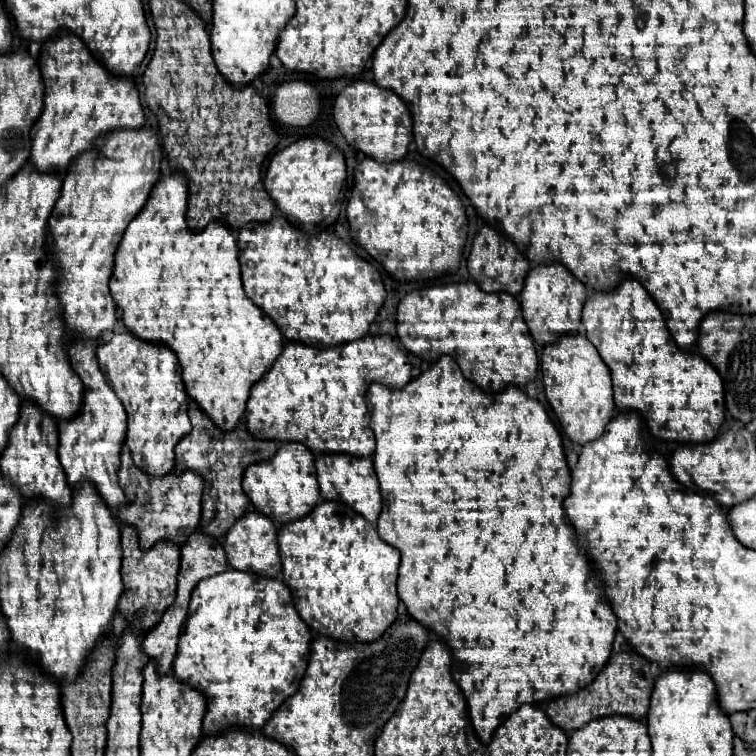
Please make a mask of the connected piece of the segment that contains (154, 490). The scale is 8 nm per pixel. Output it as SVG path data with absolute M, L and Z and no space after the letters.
M122 445L120 459L122 465L118 469L118 481L128 499L128 505L120 509L120 519L138 529L140 547L150 549L160 539L168 539L168 541L176 541L176 545L184 545L186 537L200 525L200 509L202 509L200 497L202 497L204 481L200 481L196 473L190 473L190 469L184 471L182 475L176 473L168 473L162 477L148 475L134 465L130 449L126 445Z

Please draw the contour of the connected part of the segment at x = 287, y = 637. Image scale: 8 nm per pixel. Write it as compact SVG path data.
M226 569L224 573L218 573L214 577L202 579L196 589L192 591L192 599L190 599L190 609L188 609L188 619L186 625L180 633L180 643L178 643L178 653L172 665L172 671L176 673L176 677L188 685L192 685L194 689L198 689L200 693L204 693L206 703L208 703L208 713L204 719L204 735L218 735L222 731L234 729L234 727L262 727L268 717L272 717L272 713L292 695L296 693L300 679L304 675L304 669L308 665L308 657L310 657L310 643L312 643L312 631L310 627L300 619L300 615L296 613L296 607L292 605L292 595L290 589L284 585L284 581L280 579L266 579L260 577L256 573L244 573L244 571L236 571L236 569Z

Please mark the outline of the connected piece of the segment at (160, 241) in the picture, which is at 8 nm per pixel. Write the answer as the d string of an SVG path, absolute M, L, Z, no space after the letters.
M178 169L154 185L142 213L128 225L116 251L110 293L122 309L126 329L144 341L160 341L168 345L178 355L188 395L198 401L220 429L234 429L244 415L252 383L256 383L282 353L284 337L274 321L258 305L252 305L244 293L238 245L232 227L218 221L206 225L202 233L188 233L186 209L188 183L186 175Z

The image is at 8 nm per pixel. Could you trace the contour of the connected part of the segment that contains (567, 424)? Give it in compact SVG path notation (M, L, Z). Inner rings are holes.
M582 333L560 335L560 339L542 349L540 369L544 379L544 393L552 405L562 431L578 443L588 443L604 433L606 423L614 415L610 373L592 343Z

